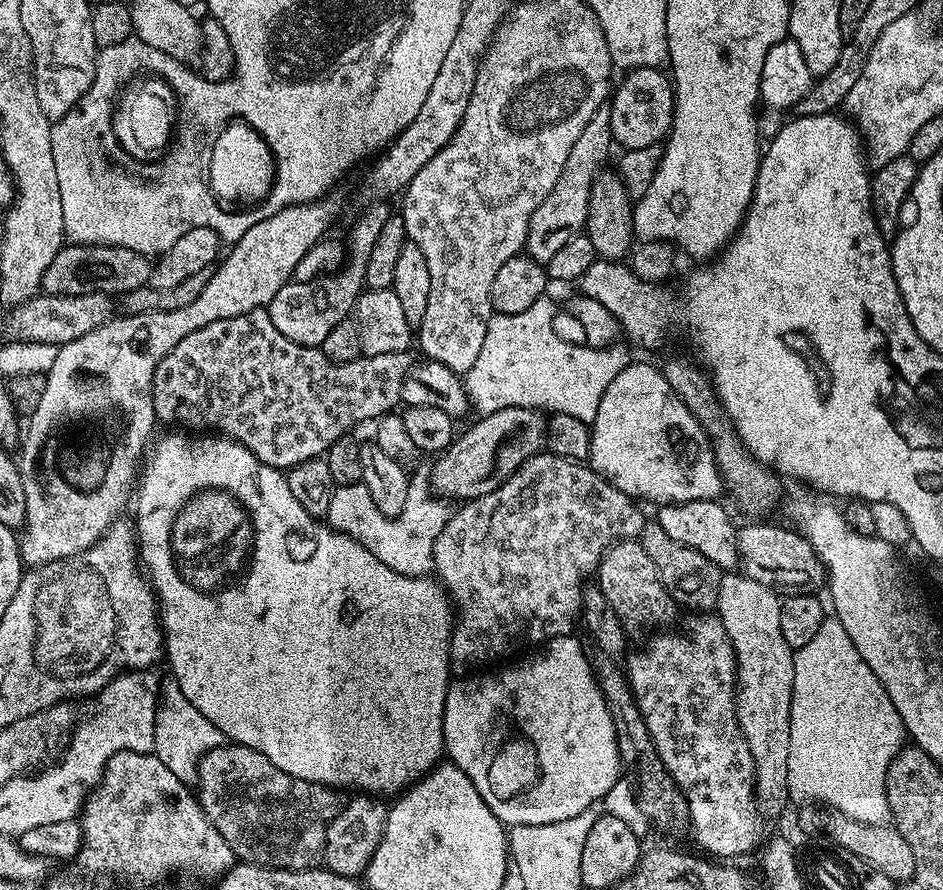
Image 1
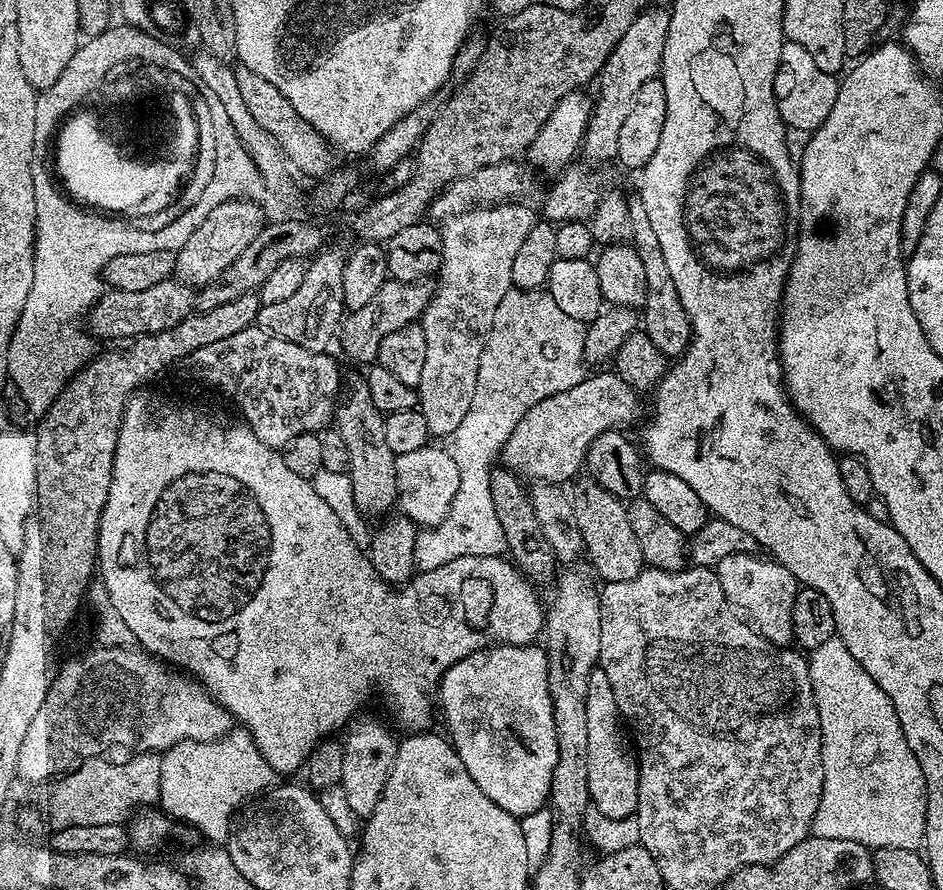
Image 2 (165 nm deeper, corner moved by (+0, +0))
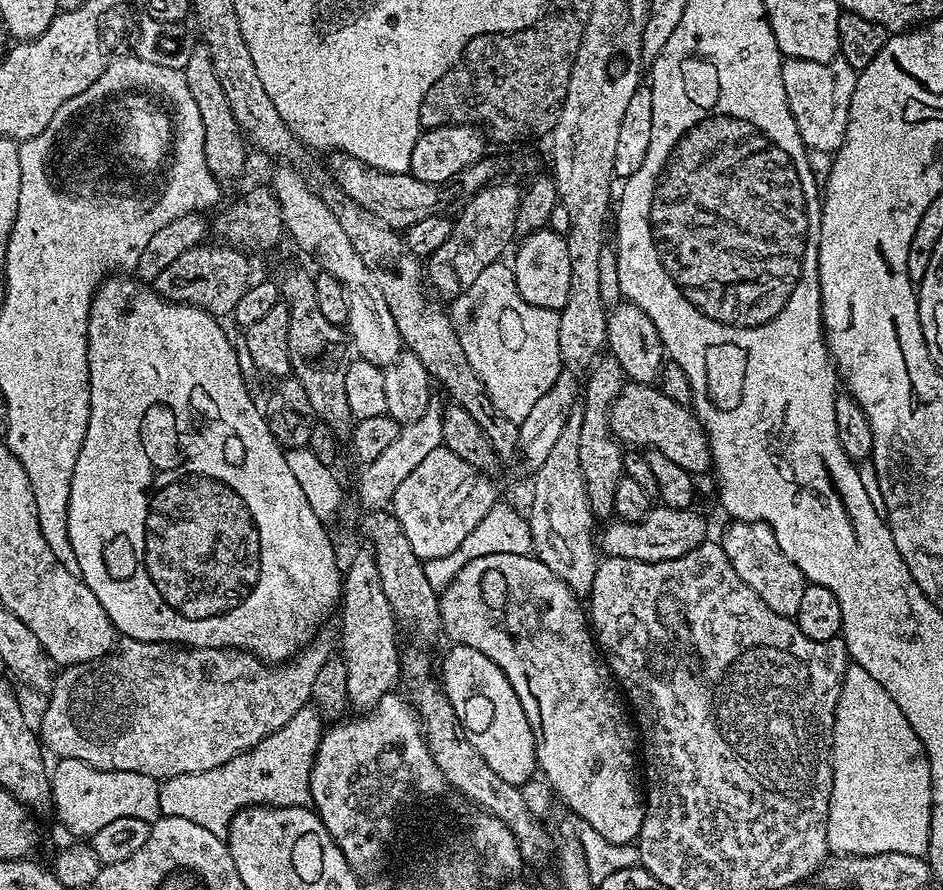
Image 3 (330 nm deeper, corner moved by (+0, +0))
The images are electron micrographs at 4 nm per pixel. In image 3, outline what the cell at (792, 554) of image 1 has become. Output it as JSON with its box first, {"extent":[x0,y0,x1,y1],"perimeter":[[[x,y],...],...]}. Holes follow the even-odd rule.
{"extent":[595,506,708,562],"perimeter":[[[653,506],[638,522],[613,519],[604,529],[595,533],[595,543],[605,557],[617,556],[638,562],[666,562],[690,554],[698,545],[705,543],[708,524],[692,508],[665,508]]]}

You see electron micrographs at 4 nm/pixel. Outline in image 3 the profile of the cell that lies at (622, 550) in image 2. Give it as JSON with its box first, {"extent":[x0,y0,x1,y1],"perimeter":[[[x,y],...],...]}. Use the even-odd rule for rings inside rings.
{"extent":[578,354,626,517],"perimeter":[[[611,354],[601,355],[588,371],[590,371],[588,382],[585,386],[583,383],[582,386],[584,408],[580,412],[581,433],[578,437],[578,459],[581,463],[585,492],[588,495],[593,517],[611,517],[614,513],[614,490],[618,490],[618,482],[624,475],[625,449],[612,434],[610,414],[612,404],[620,397],[620,392],[625,386],[626,377],[622,366],[618,366],[618,362]]]}

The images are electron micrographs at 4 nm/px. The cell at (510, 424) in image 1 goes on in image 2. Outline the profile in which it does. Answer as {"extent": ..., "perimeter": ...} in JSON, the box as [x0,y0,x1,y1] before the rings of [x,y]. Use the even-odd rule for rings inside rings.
{"extent":[503,371,641,485],"perimeter":[[[615,371],[600,372],[597,376],[585,375],[578,386],[570,386],[570,390],[542,398],[542,402],[526,412],[506,438],[503,467],[528,482],[567,485],[577,475],[575,472],[584,468],[586,450],[598,434],[628,430],[635,422],[640,412],[639,399],[641,397],[636,389],[631,388]]]}

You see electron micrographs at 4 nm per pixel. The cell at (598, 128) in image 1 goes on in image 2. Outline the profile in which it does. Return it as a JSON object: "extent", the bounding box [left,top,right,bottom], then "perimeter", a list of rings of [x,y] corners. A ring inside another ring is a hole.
{"extent":[582,6,671,164],"perimeter":[[[649,6],[630,22],[626,34],[614,46],[600,68],[598,85],[600,93],[594,96],[592,115],[588,118],[588,128],[584,132],[582,156],[596,164],[616,160],[618,150],[618,133],[622,131],[624,119],[628,117],[630,106],[642,86],[642,82],[655,80],[660,76],[662,54],[666,50],[666,38],[670,34],[671,11],[667,7]]]}

